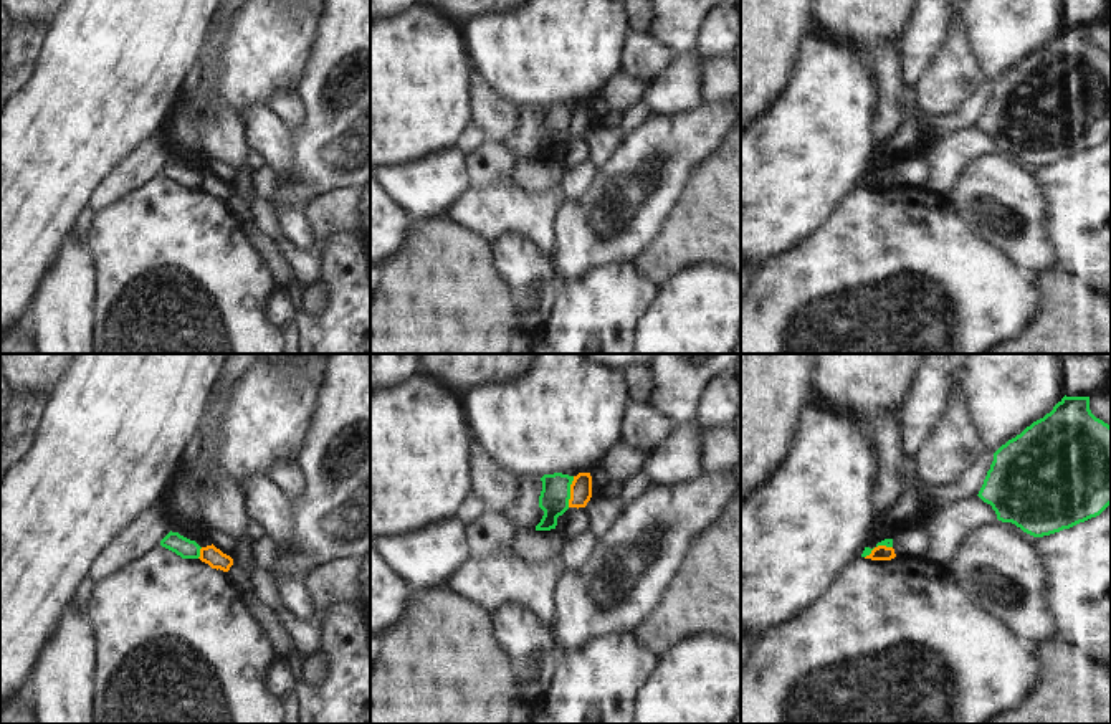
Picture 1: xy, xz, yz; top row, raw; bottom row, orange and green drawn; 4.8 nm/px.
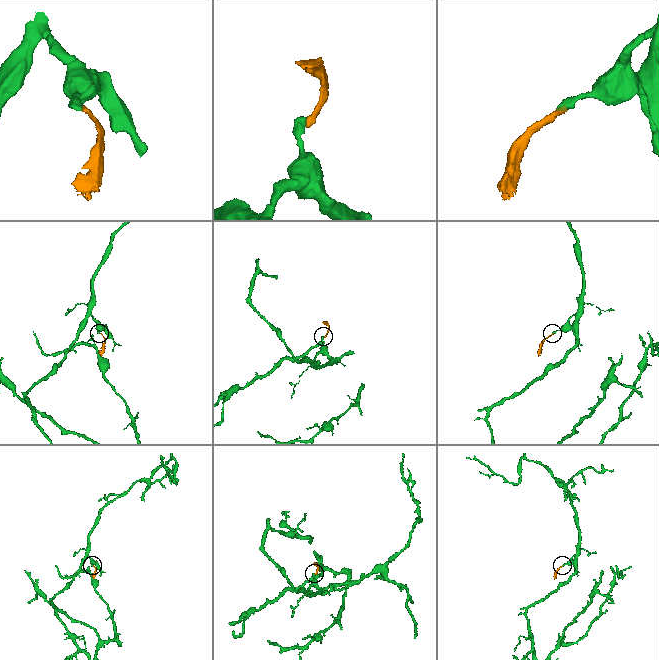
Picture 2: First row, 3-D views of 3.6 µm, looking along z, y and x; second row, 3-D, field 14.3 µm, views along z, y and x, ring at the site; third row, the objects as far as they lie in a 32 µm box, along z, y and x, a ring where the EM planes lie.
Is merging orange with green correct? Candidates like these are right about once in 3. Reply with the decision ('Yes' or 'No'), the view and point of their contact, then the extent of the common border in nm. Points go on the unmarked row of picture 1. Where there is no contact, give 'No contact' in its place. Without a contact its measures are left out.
No. Touches orange at xz (571, 121). Shared border 160 nm.

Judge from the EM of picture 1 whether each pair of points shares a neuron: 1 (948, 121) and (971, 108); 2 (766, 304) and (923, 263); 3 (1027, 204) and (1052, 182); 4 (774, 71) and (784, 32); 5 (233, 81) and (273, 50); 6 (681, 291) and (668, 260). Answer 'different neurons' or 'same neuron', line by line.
1: same neuron
2: same neuron
3: different neurons
4: same neuron
5: same neuron
6: different neurons

